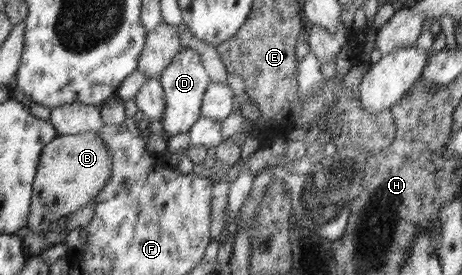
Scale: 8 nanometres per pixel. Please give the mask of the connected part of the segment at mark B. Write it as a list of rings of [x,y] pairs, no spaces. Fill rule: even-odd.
[[[98,132],[61,135],[44,146],[33,184],[32,211],[27,228],[33,232],[48,230],[50,223],[83,209],[92,198],[100,196],[109,184],[112,151]]]

